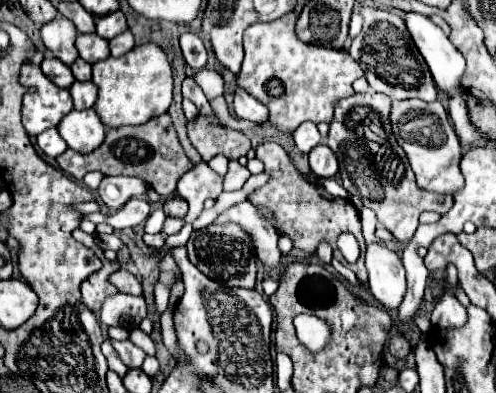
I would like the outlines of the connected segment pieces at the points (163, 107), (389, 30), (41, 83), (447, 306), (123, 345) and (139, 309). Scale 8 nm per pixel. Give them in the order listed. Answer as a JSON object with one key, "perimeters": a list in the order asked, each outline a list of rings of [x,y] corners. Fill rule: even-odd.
{"perimeters":[[[[145,43],[133,47],[123,57],[107,57],[93,65],[91,79],[99,93],[95,111],[101,117],[105,127],[123,127],[123,125],[143,125],[153,117],[167,113],[173,101],[173,73],[171,65],[161,47],[155,43]]],[[[363,5],[361,15],[365,19],[363,31],[351,41],[347,53],[361,65],[369,85],[395,101],[411,97],[423,99],[427,103],[435,101],[437,99],[435,81],[431,81],[431,71],[427,69],[427,63],[415,51],[413,41],[405,29],[405,21],[399,15],[377,9],[373,5]]],[[[31,61],[21,65],[21,85],[29,89],[23,97],[21,121],[31,137],[37,137],[45,129],[57,127],[59,121],[73,111],[73,101],[67,89],[53,85],[39,67]]],[[[451,289],[445,290],[439,303],[431,311],[431,325],[439,329],[463,327],[467,323],[467,309],[455,299]]],[[[111,339],[111,345],[113,345],[113,349],[117,351],[119,359],[121,359],[129,369],[139,369],[139,367],[143,365],[143,357],[145,357],[143,349],[139,349],[137,345],[133,345],[129,339],[127,339],[127,341],[115,341],[115,339]]],[[[117,293],[103,301],[99,321],[107,327],[119,325],[135,329],[147,317],[147,307],[143,297],[131,297],[125,293]]]]}

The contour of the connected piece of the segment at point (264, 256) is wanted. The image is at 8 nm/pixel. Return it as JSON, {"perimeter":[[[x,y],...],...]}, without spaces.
{"perimeter":[[[249,201],[239,203],[239,205],[227,209],[225,213],[221,213],[215,223],[231,223],[231,221],[241,225],[243,231],[253,237],[255,253],[257,253],[257,257],[261,259],[263,265],[269,265],[269,267],[275,267],[275,269],[281,267],[281,251],[277,247],[279,233],[257,211],[257,207],[253,207]]]}

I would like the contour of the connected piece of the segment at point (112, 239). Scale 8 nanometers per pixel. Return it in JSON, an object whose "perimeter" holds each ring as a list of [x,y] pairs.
{"perimeter":[[[95,235],[97,237],[97,243],[101,241],[101,247],[103,249],[113,249],[113,251],[119,251],[123,247],[121,239],[115,237],[115,235]]]}

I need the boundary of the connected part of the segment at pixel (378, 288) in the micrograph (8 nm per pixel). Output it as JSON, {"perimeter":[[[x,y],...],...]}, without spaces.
{"perimeter":[[[369,245],[365,255],[369,289],[385,309],[397,309],[405,297],[405,269],[397,253],[381,245]]]}

